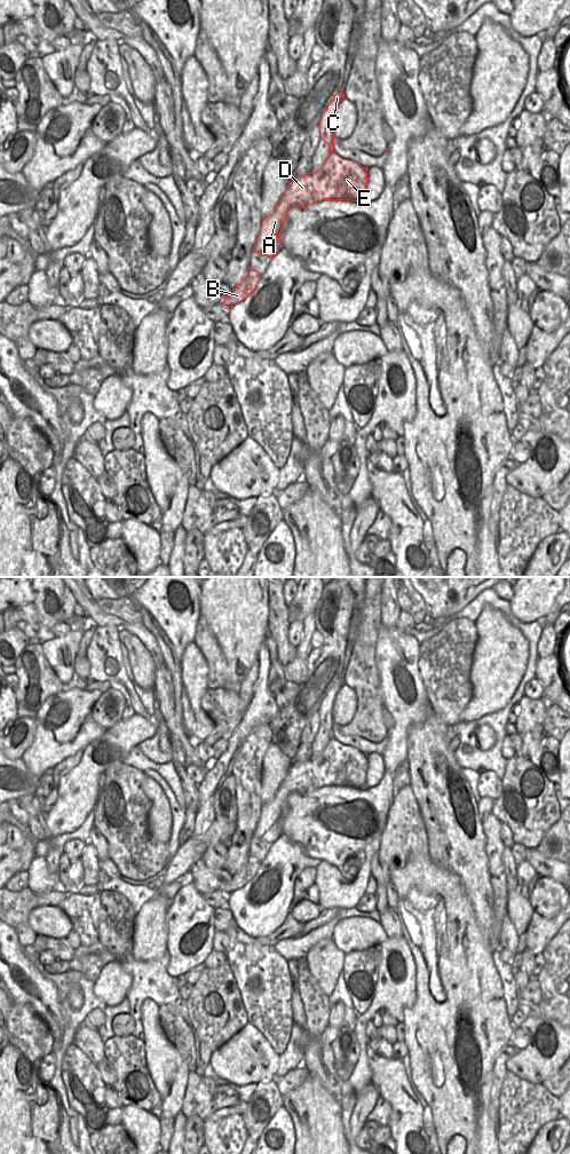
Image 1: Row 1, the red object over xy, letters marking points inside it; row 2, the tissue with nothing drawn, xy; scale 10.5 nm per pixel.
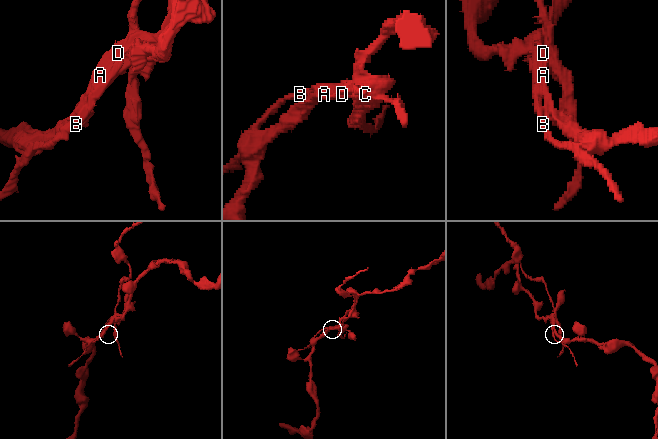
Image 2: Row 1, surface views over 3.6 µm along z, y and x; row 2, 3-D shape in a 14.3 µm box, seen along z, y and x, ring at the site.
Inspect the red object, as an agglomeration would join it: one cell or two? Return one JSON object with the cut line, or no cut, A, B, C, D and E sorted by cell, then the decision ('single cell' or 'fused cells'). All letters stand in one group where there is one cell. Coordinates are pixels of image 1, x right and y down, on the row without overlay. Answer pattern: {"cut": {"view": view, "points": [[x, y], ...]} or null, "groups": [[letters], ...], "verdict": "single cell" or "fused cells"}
{"cut": {"view": "xy", "points": [[333, 737], [330, 738]]}, "groups": [["A", "B", "D", "E"], ["C"]], "verdict": "fused cells"}

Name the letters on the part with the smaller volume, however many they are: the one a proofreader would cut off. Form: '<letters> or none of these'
C

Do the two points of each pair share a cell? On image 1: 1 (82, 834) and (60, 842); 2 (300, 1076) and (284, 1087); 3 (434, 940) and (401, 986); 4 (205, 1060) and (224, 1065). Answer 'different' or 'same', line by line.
1: same
2: same
3: different
4: different

